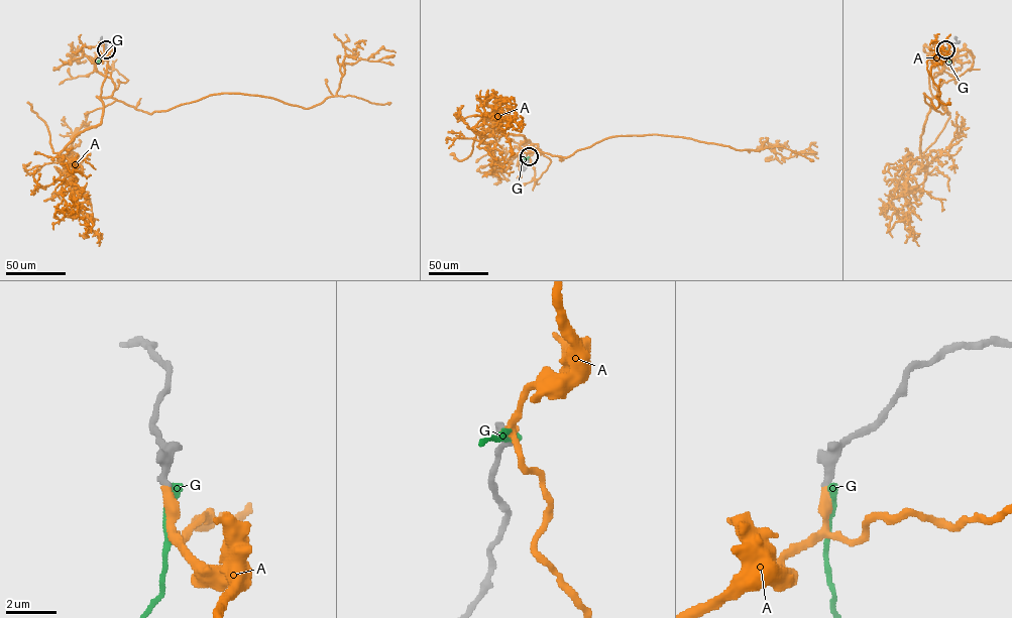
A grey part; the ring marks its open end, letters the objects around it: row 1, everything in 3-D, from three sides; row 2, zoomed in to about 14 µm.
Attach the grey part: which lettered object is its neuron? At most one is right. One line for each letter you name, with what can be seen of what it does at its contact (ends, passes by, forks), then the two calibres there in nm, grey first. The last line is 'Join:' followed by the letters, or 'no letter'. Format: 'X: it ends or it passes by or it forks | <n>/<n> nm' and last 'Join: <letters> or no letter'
A: it ends | 360/400 nm
Join: A

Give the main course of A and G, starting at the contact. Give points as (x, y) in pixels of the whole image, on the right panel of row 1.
A: (945, 49), (928, 78), (941, 114), (923, 93), (939, 106), (930, 67), (946, 52)
G: (946, 49), (949, 62)

